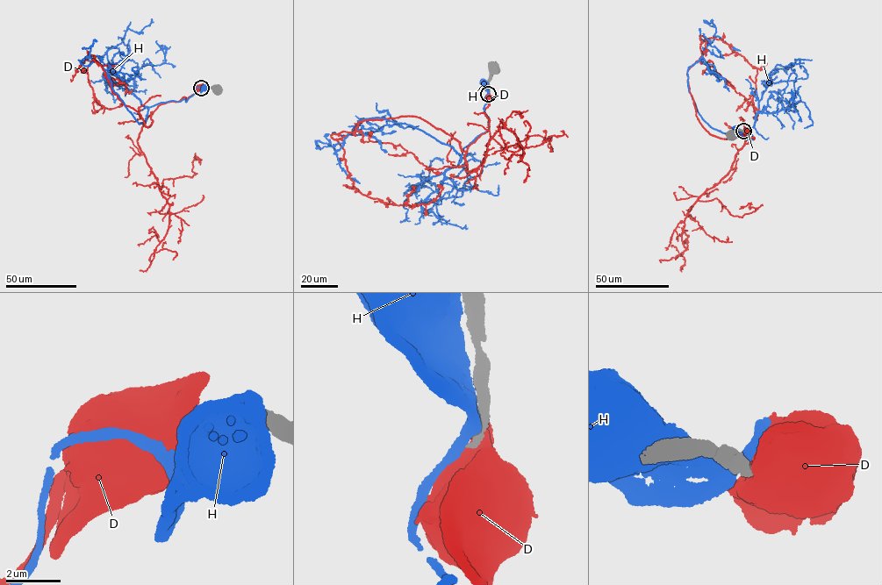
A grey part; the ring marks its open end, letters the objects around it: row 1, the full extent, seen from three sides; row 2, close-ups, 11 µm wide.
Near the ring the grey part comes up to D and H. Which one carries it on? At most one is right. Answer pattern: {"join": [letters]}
{"join": []}

